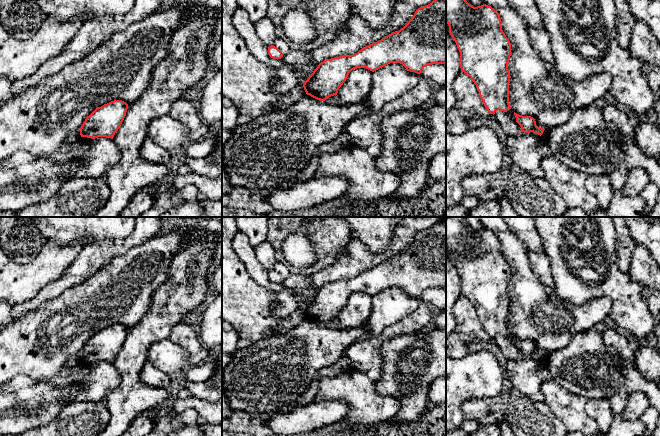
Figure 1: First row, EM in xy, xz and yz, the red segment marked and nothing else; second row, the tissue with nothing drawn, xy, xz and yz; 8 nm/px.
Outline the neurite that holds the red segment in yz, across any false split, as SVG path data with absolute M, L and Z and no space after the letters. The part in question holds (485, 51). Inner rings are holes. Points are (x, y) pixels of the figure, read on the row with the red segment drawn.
M446 0L446 23L449 26L449 33L454 39L460 52L460 68L469 76L479 92L479 96L489 114L496 111L507 112L511 109L509 104L509 83L510 72L508 63L511 56L511 43L502 30L499 13L486 4L474 7L466 0Z

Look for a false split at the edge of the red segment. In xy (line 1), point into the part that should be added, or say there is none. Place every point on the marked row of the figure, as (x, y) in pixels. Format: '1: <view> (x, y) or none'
1: none

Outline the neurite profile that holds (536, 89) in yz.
M483 0L500 15L502 30L511 43L508 63L510 72L509 104L511 109L522 116L531 116L539 128L551 130L567 123L579 109L587 107L610 92L613 78L610 73L598 73L583 81L575 81L561 75L555 67L543 61L530 42L529 27L512 9L507 0Z

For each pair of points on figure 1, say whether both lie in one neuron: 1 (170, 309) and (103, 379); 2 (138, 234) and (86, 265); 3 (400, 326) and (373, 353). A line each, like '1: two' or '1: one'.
1: two
2: one
3: one

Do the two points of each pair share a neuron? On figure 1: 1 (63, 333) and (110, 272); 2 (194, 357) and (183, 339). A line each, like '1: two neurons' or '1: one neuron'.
1: one neuron
2: one neuron

